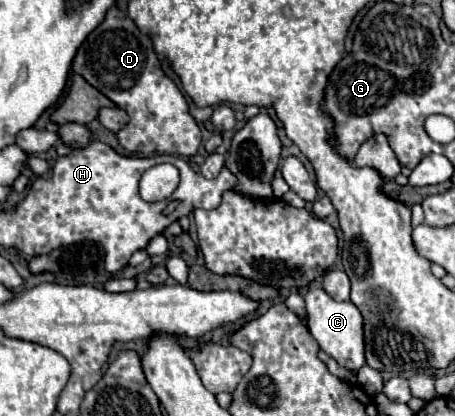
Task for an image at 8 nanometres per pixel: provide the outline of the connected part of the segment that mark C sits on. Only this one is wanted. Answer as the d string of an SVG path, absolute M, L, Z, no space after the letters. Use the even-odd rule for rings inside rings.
M310 288L304 296L306 314L308 314L308 328L318 342L320 350L332 356L340 366L350 368L356 372L364 360L364 334L362 334L362 316L352 302L336 302L330 298L322 288Z

